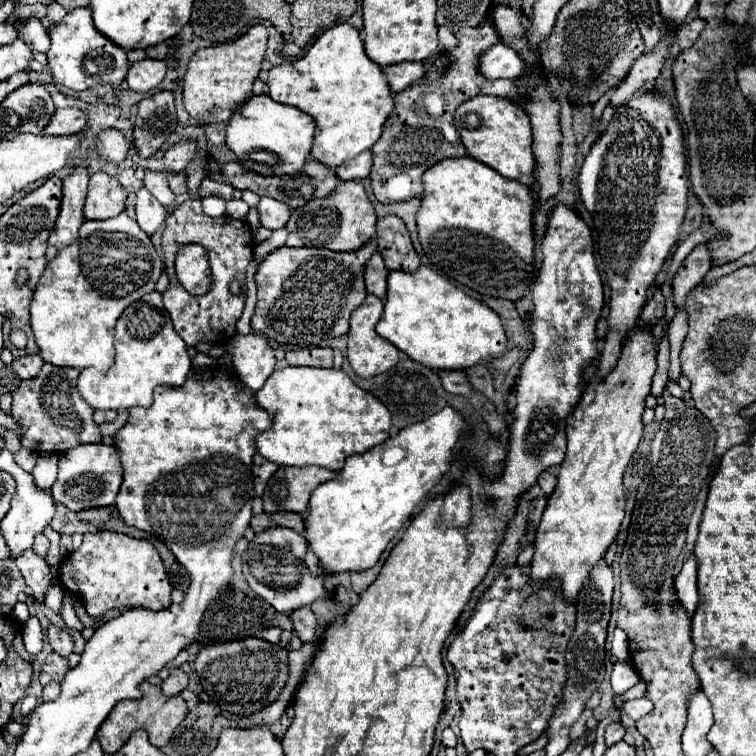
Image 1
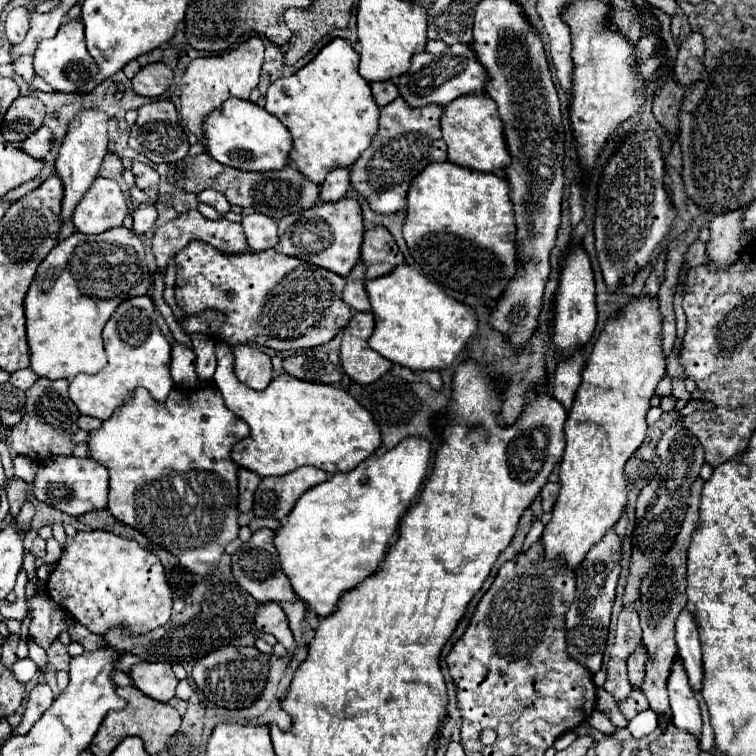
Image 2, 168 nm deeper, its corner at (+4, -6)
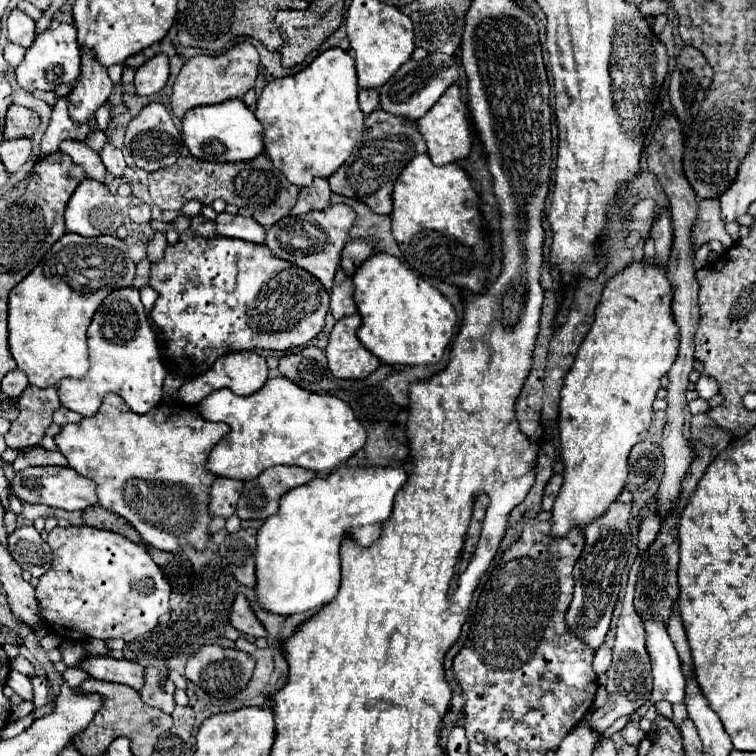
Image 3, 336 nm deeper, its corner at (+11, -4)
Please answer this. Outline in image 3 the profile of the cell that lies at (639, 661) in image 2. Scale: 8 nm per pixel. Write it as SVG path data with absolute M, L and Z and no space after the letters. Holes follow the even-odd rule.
M638 555L631 567L628 583L626 587L626 595L624 595L624 603L622 603L622 613L620 613L620 621L618 621L618 633L616 633L616 643L614 643L614 657L612 663L606 671L608 681L606 681L606 691L608 691L608 699L600 709L594 709L590 713L590 725L602 735L618 717L624 715L634 715L642 705L646 705L650 701L652 695L652 671L650 671L650 657L646 653L646 645L644 645L644 627L642 627L642 619L636 615L634 611L634 591L638 578L638 571L642 563L643 555Z

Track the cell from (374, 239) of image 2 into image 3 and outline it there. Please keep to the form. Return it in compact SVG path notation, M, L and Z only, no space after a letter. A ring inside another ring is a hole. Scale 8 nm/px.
M348 241L340 255L340 269L344 269L344 273L350 277L354 273L354 269L362 261L366 261L372 253L376 253L376 249L372 249L372 245L368 245L368 241Z

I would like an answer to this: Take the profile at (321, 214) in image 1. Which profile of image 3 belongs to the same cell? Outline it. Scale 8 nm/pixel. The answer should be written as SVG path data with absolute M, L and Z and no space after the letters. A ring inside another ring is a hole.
M332 205L326 211L312 211L296 217L288 215L266 229L266 245L272 251L272 255L302 267L304 271L314 275L326 289L332 289L334 273L340 263L340 253L348 241L348 231L354 219L356 213L348 205Z

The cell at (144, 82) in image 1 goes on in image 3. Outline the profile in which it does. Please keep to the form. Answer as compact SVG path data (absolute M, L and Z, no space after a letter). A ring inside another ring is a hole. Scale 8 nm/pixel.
M164 53L154 55L150 61L146 61L142 67L136 69L136 77L134 77L136 93L144 97L158 93L166 85L168 75L170 75L168 57Z

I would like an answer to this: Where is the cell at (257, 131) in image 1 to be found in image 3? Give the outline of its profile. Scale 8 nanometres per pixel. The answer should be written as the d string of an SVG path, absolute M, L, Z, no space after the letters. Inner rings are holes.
M240 99L224 101L220 105L210 107L208 105L196 107L182 117L182 137L190 155L212 163L234 163L254 159L256 155L264 153L262 135L264 135L262 125Z

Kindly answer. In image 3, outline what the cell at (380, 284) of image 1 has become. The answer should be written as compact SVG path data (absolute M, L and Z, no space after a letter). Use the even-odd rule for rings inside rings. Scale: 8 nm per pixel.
M338 269L334 277L334 287L330 293L330 313L334 315L334 319L356 313L356 305L352 301L352 279L342 269Z

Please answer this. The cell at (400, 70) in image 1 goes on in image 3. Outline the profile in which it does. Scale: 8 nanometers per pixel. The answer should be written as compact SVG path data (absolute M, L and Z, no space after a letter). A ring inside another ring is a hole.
M362 89L360 95L358 95L358 101L360 101L360 109L362 109L364 115L368 115L368 113L372 113L372 111L376 111L380 107L376 89Z

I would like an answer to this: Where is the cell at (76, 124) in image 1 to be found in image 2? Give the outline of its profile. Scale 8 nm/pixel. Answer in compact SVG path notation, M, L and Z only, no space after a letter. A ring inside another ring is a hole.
M41 125L33 135L29 135L21 145L17 147L23 147L23 151L35 155L37 159L43 159L49 151L51 151L51 145L53 145L53 133L49 131L49 127Z

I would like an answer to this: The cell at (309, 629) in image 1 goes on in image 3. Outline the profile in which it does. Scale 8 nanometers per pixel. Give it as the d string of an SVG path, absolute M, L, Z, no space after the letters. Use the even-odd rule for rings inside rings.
M238 593L238 597L234 597L232 609L230 609L230 625L234 629L238 629L242 635L248 635L248 637L266 637L266 629L254 617L248 599L242 593Z

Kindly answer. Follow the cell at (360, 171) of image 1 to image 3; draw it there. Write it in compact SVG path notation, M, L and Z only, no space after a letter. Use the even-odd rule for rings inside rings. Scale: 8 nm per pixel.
M316 179L312 181L310 187L304 187L300 189L300 195L298 195L298 201L292 209L292 215L302 215L302 213L308 213L308 211L324 211L328 205L330 205L330 185L326 179Z

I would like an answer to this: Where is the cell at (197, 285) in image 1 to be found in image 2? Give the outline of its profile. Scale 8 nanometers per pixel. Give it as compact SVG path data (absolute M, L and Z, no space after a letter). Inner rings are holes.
M191 241L183 251L175 255L177 281L175 281L175 299L177 305L187 313L195 315L203 309L219 309L227 315L227 323L219 329L219 337L229 345L237 343L257 343L271 347L275 351L287 349L309 349L331 341L339 331L347 327L353 317L353 309L343 301L343 289L347 279L303 261L299 257L289 257L277 253L275 249L267 251L247 251L243 255L223 255L213 251L211 245L203 241ZM225 291L231 291L233 297L225 297ZM313 293L313 295L309 295Z

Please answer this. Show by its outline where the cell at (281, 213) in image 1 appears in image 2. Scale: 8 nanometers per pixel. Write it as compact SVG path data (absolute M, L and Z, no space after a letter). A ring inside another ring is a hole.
M263 213L245 215L241 225L245 229L247 243L249 243L249 247L253 251L271 249L279 241L279 237L277 237L277 221L267 217L267 215L263 215Z

